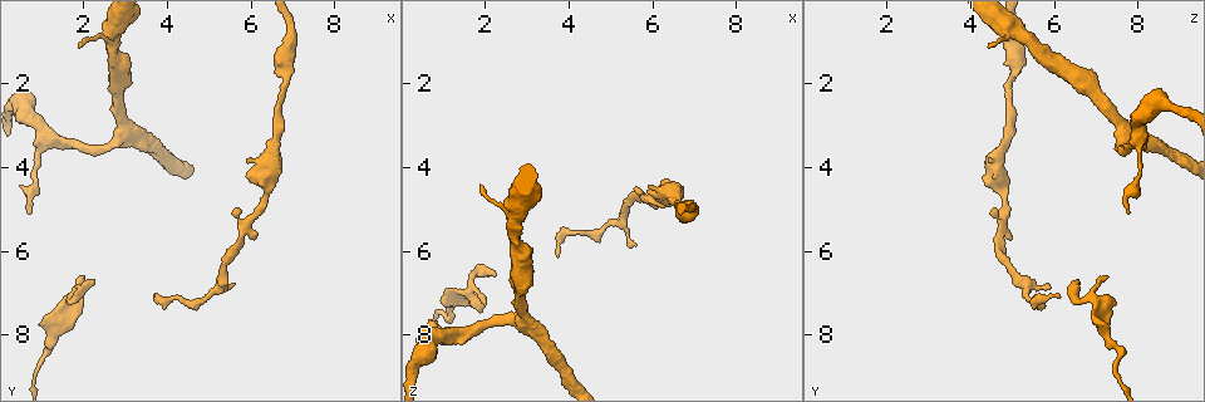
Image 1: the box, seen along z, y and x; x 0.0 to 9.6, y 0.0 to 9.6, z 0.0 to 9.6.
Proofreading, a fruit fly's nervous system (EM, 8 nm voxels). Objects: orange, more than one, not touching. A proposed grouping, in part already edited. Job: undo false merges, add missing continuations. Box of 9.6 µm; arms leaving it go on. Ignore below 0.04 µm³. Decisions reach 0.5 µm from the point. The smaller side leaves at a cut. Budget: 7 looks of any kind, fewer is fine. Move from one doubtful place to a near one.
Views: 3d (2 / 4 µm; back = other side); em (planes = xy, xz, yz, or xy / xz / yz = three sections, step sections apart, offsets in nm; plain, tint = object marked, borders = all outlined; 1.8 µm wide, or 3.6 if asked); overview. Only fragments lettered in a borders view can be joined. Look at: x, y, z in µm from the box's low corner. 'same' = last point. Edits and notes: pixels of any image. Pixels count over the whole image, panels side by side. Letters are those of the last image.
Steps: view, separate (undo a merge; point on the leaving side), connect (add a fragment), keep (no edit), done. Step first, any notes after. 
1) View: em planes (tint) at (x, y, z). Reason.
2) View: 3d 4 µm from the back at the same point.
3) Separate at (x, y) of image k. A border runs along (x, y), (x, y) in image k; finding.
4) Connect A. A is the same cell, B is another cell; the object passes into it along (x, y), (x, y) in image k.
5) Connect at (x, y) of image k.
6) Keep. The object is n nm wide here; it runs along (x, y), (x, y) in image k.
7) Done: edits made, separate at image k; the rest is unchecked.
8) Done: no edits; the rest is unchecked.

View: 3d 2 µm at (1.10, 7.55, 6.90). Free end.

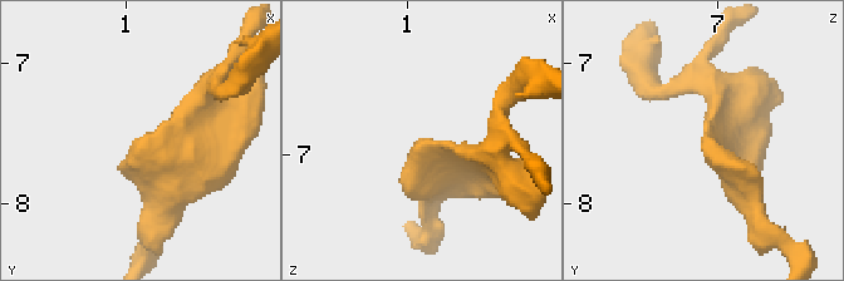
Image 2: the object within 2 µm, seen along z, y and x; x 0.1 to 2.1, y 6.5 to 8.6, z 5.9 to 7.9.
View: em 3.6 µm yz step 16 (tint) at (1.14, 7.50, 6.90).

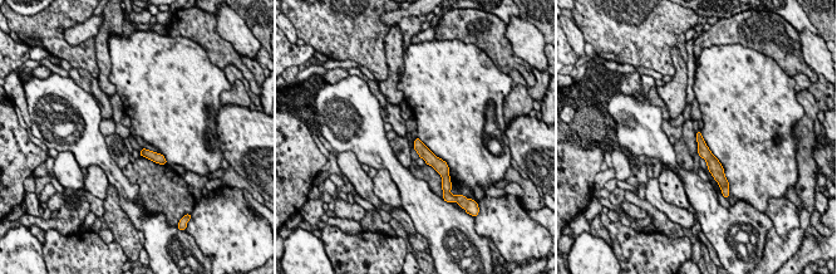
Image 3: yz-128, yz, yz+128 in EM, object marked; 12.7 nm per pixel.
View: em 3.6 µm planes (borders) at the same point.

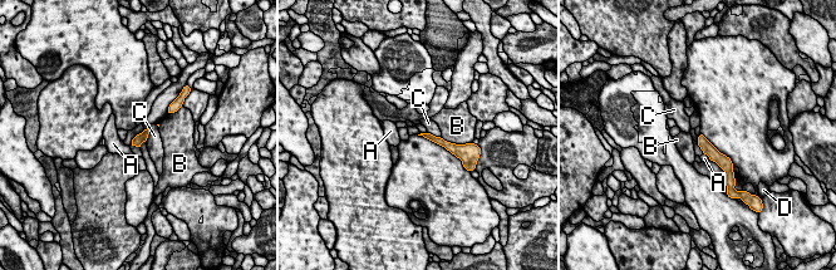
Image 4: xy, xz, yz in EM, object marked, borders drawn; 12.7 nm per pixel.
Keep. A, B, C and D are other cells; it runs along (427, 134), (452, 147) in image 4; no lettered fragment goes on from it.

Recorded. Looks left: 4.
View: 3d 4 µm at (5.55, 6.75, 5.85). Branch stops here.

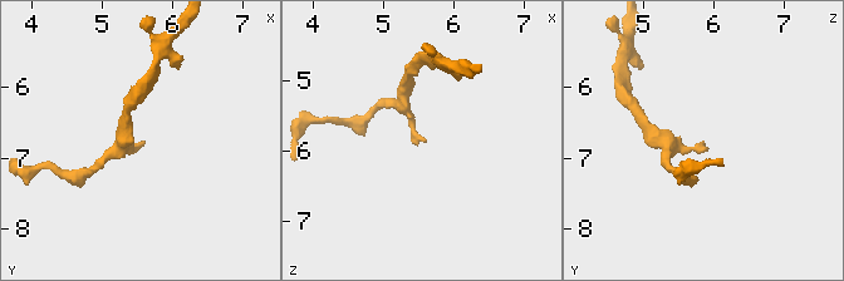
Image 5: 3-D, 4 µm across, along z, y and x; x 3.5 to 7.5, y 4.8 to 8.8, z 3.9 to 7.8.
View: em planes (borders) at (5.55, 6.75, 5.85). Need the tissue.

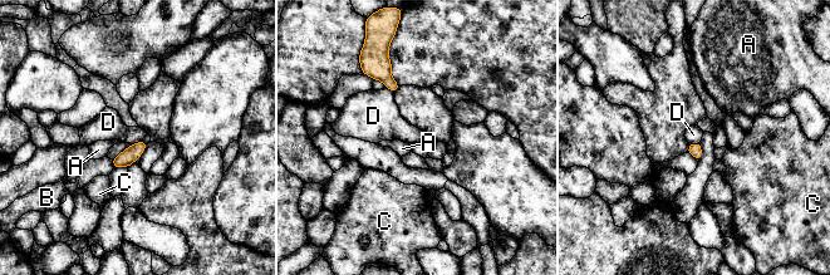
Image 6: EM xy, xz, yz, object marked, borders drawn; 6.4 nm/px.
Keep. The longest contact is with D, 80 nm; A, B, C and D are other cells; no lettered fragment goes on from it.

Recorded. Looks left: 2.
View: em planes (borders) at (0.75, 5.10, 7.75). Branch stops here.

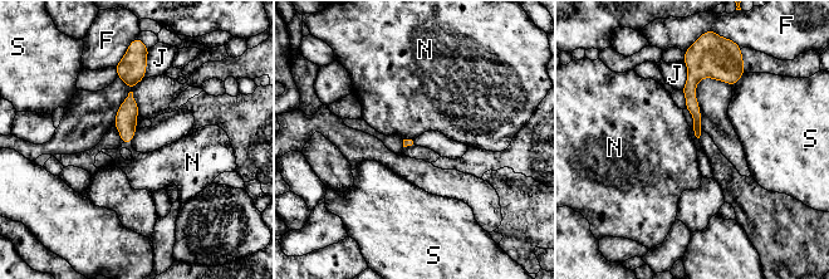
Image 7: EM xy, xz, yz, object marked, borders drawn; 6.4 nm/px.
Keep. F, J, N and S are other cells; a border runs along (131, 141), (123, 143) in image 7; no lettered fragment goes on from it.

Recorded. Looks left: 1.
Done: no edits; the rest is unchecked.

